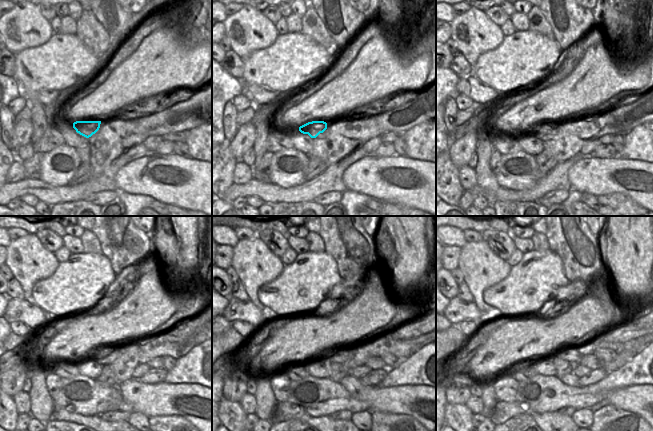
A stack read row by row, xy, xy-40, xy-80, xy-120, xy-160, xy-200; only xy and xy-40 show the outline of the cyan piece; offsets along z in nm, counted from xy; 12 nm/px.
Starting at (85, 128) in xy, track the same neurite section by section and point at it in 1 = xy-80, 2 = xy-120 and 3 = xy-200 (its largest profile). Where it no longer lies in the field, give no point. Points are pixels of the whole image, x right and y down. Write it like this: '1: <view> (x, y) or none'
1: xy-80 (543, 130)
2: xy-120 (101, 355)
3: xy-200 (571, 354)

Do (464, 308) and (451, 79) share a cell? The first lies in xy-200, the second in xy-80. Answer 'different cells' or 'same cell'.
different cells

